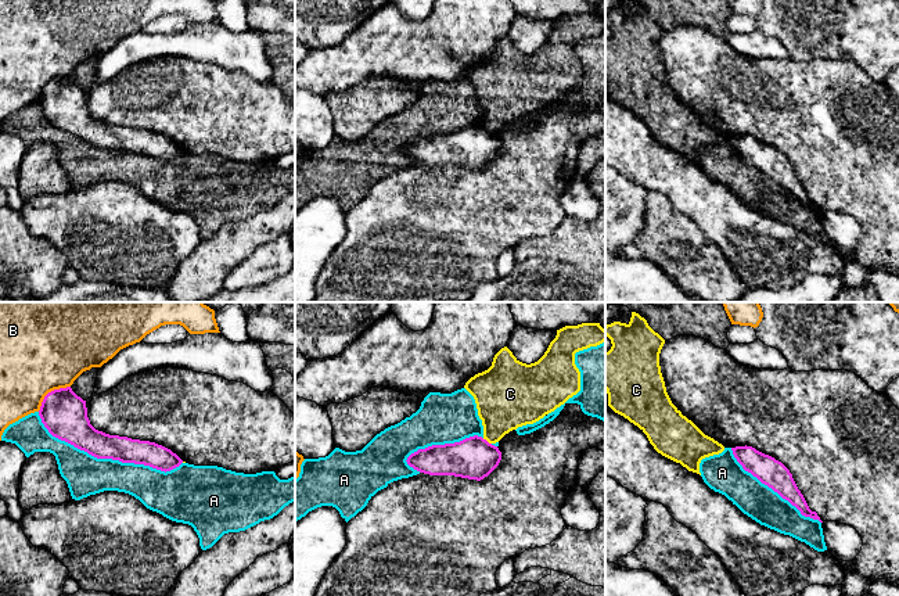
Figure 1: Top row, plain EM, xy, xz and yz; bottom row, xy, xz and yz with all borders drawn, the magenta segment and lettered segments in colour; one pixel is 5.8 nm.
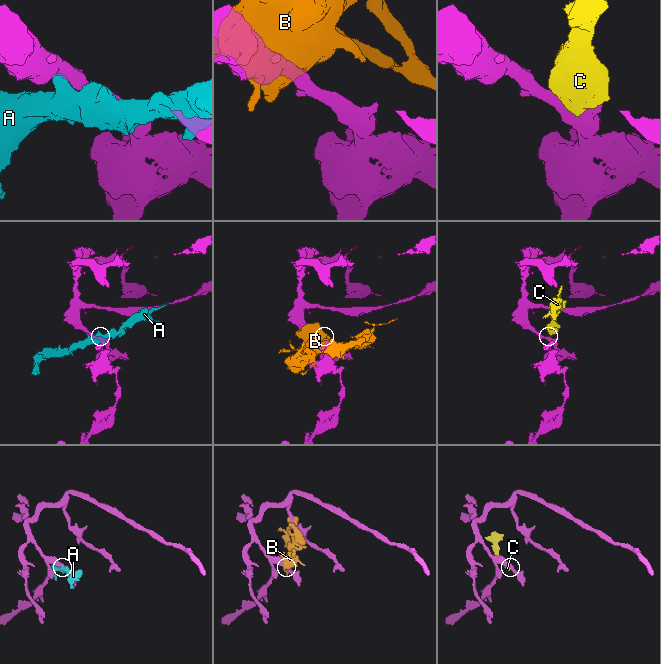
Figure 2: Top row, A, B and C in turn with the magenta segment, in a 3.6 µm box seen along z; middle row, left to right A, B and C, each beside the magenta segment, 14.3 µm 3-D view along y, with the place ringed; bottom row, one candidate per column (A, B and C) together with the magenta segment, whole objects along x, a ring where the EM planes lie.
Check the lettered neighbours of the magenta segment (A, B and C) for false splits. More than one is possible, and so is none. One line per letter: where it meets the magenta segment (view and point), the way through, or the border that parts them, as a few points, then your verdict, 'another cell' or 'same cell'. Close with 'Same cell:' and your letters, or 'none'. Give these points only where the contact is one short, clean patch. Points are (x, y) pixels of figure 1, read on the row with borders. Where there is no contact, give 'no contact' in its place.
A: meets magenta in xy at (105, 458); another cell
B: meets magenta in xy at (51, 391); another cell
C: meets magenta in xz at (485, 440); border along xz (482, 438), (491, 444); another cell
Same cell: none

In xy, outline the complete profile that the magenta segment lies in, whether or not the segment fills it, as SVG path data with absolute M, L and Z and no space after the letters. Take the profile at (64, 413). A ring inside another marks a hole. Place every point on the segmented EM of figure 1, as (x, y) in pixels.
M71 387L48 392L42 402L39 416L53 437L97 459L144 464L165 473L183 463L176 453L155 442L96 430L87 417L86 401Z

